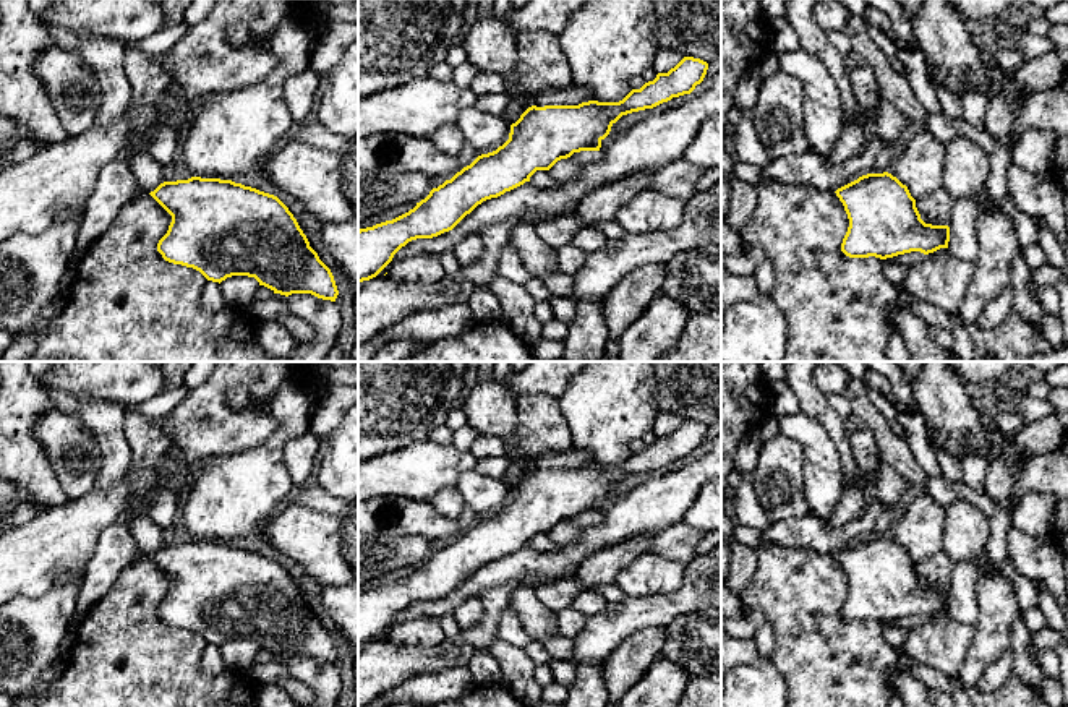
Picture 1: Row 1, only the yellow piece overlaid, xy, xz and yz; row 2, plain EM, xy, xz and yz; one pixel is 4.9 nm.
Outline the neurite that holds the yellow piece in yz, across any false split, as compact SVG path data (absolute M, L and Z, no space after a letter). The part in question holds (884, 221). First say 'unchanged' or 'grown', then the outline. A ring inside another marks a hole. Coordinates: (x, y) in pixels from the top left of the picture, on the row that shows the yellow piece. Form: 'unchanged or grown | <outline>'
unchanged | M888 172L862 175L835 193L849 219L841 243L849 258L886 259L948 248L950 227L925 224L908 186Z

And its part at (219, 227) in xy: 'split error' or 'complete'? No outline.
complete

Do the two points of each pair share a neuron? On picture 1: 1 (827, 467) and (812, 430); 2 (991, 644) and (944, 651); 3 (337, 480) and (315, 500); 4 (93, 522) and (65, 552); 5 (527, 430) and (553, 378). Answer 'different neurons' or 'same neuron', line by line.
1: same neuron
2: different neurons
3: different neurons
4: same neuron
5: same neuron

